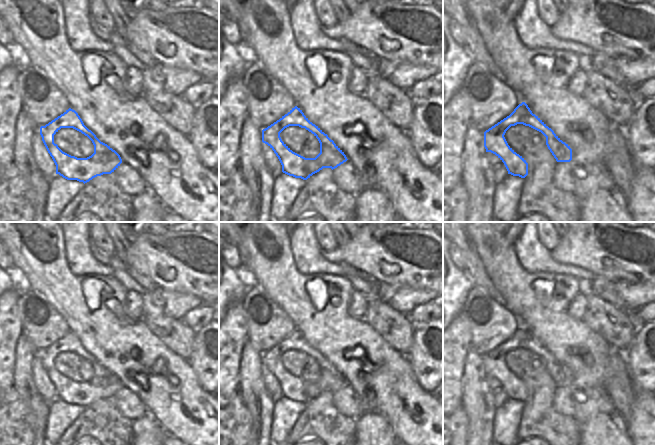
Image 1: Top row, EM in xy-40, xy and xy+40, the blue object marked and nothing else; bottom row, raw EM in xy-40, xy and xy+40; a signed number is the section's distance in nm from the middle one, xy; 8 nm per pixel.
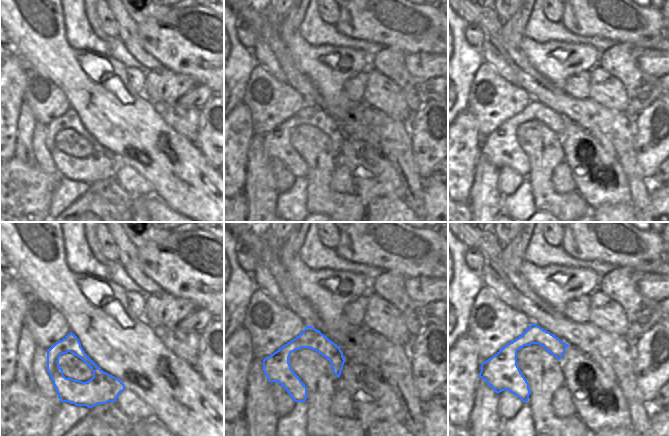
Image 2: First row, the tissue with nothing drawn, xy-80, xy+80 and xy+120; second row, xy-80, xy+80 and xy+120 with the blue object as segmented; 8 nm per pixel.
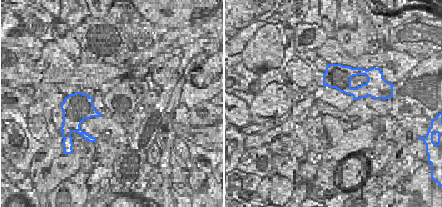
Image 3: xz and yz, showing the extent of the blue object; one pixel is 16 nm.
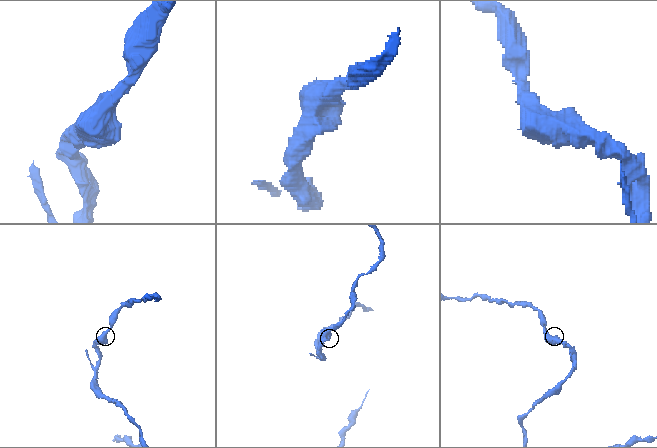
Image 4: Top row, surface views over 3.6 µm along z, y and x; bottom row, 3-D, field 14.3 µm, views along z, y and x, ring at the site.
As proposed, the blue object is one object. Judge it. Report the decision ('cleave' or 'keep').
keep

